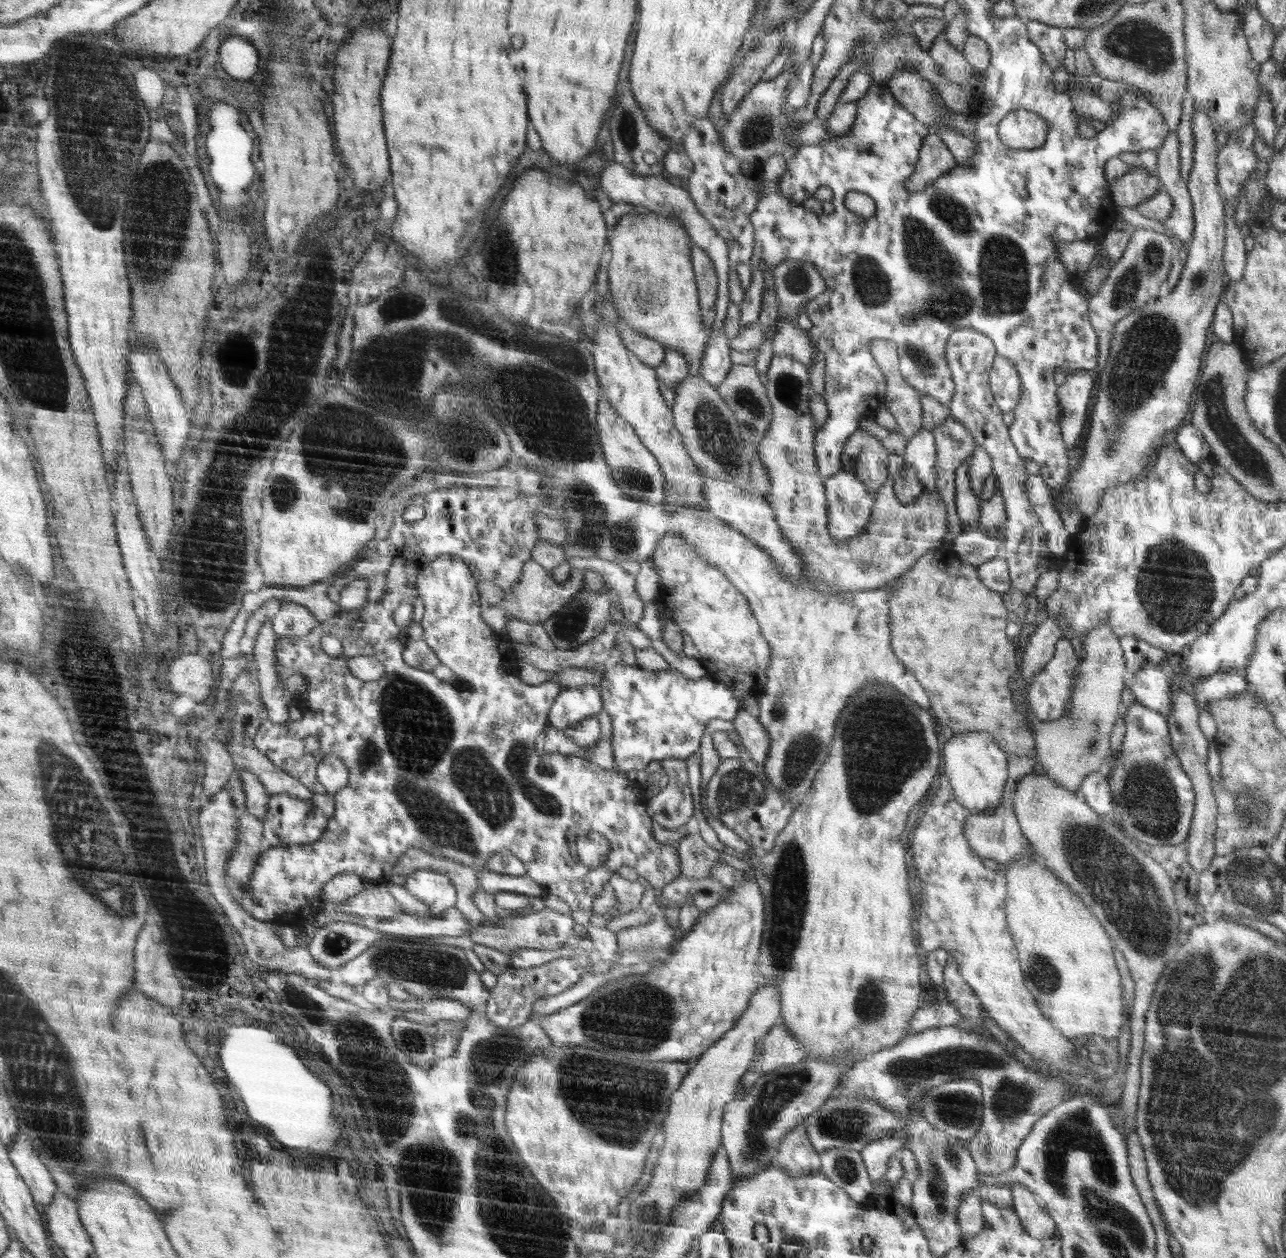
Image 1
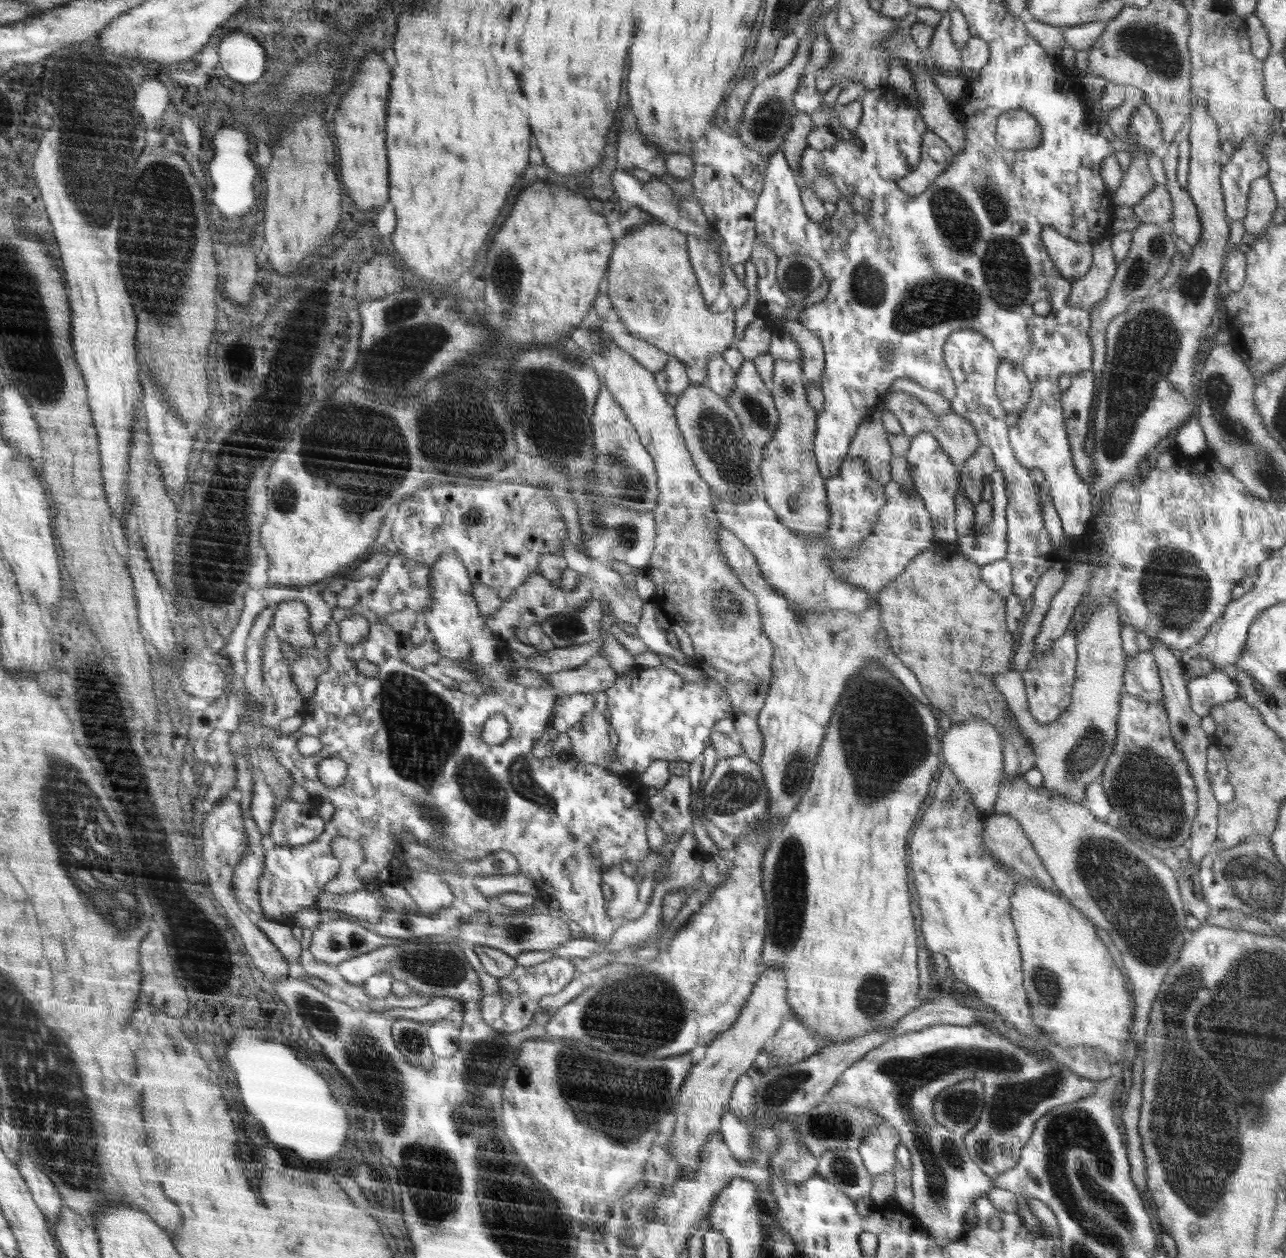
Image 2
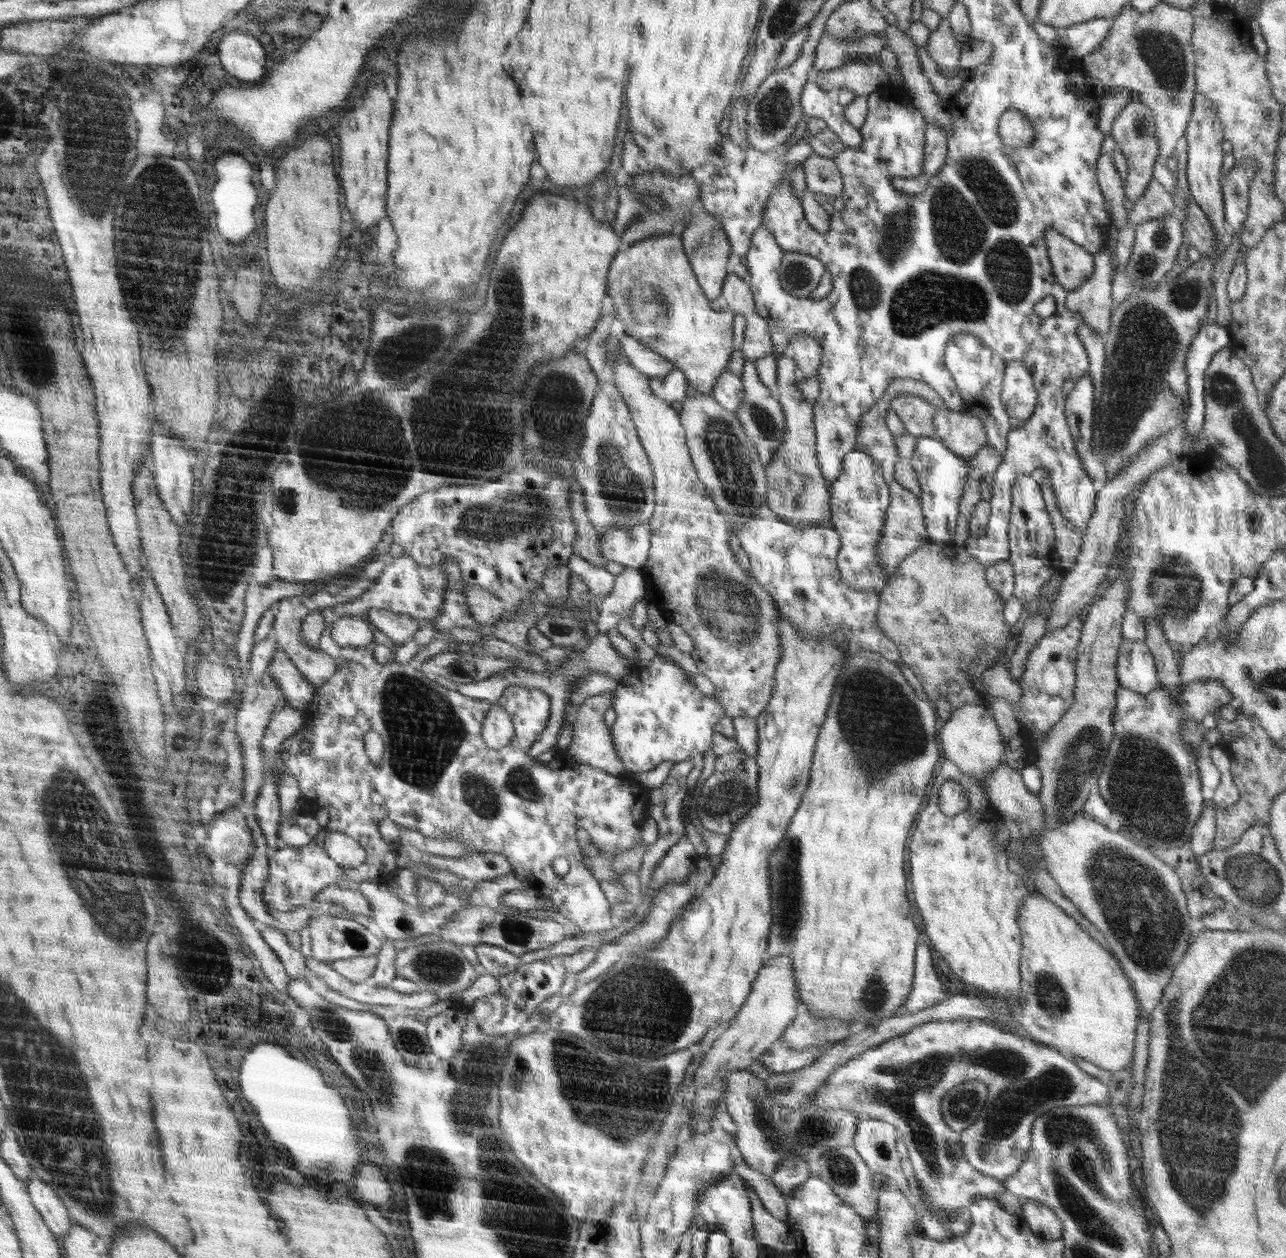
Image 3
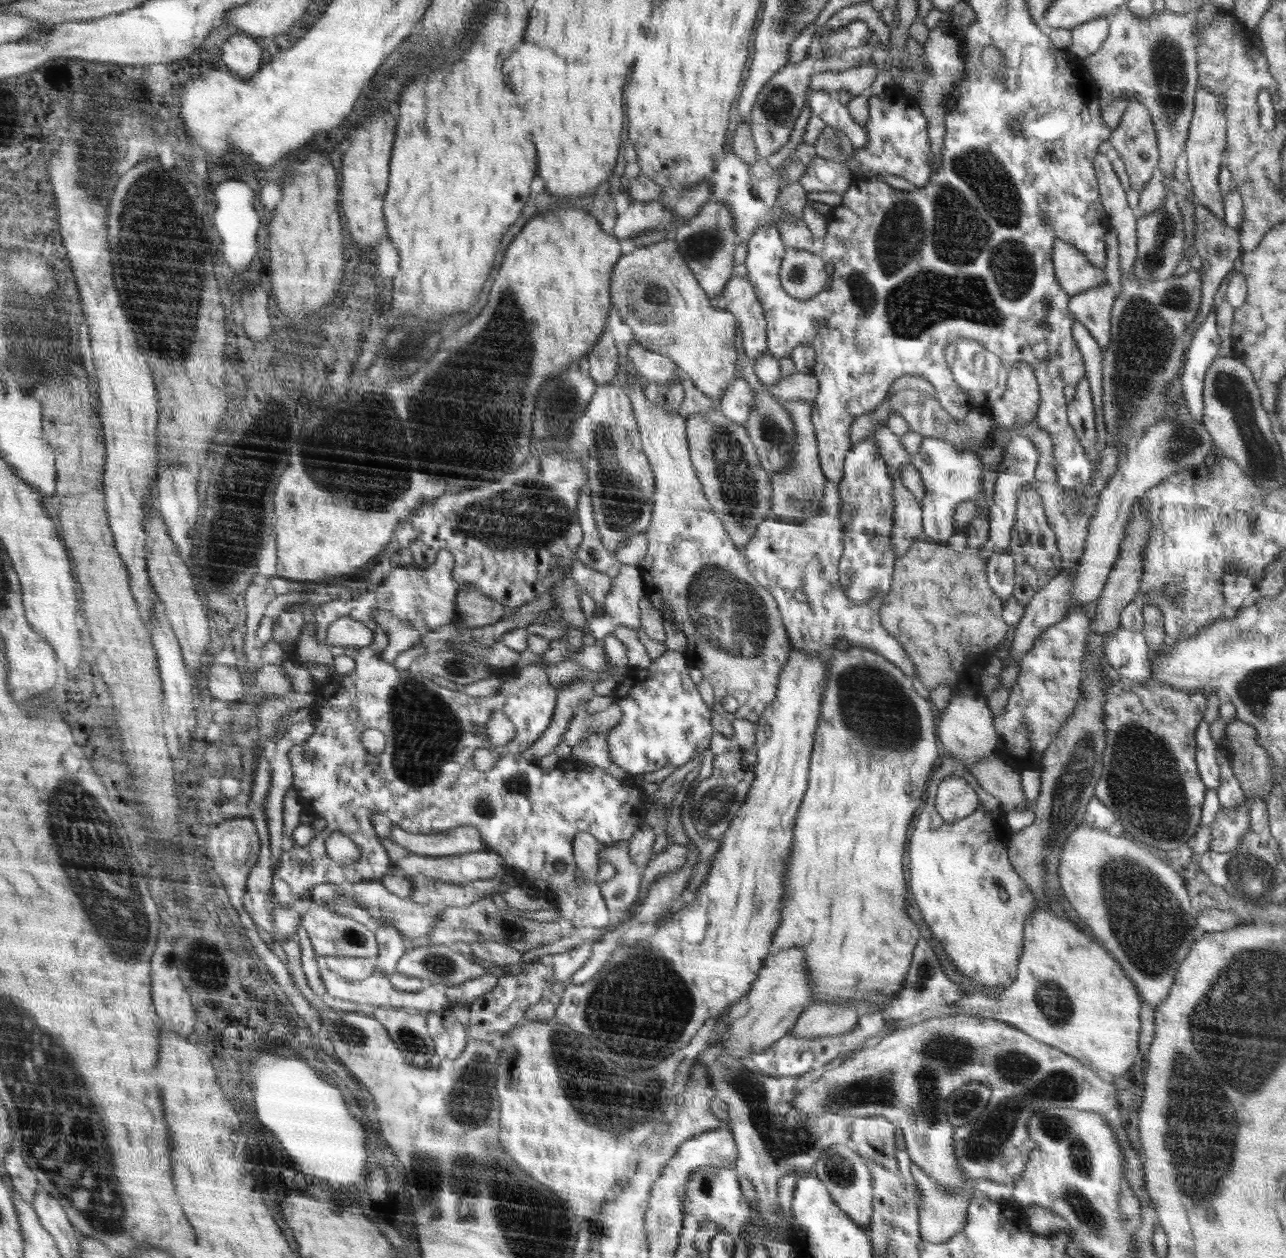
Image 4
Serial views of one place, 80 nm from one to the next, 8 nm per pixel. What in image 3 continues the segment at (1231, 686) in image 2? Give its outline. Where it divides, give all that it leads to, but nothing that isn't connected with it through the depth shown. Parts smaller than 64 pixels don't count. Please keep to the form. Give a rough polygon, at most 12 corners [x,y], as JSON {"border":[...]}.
{"border":[[1118,687],[1097,785],[1128,837],[1161,855],[1205,803],[1179,730],[1234,698]]}

